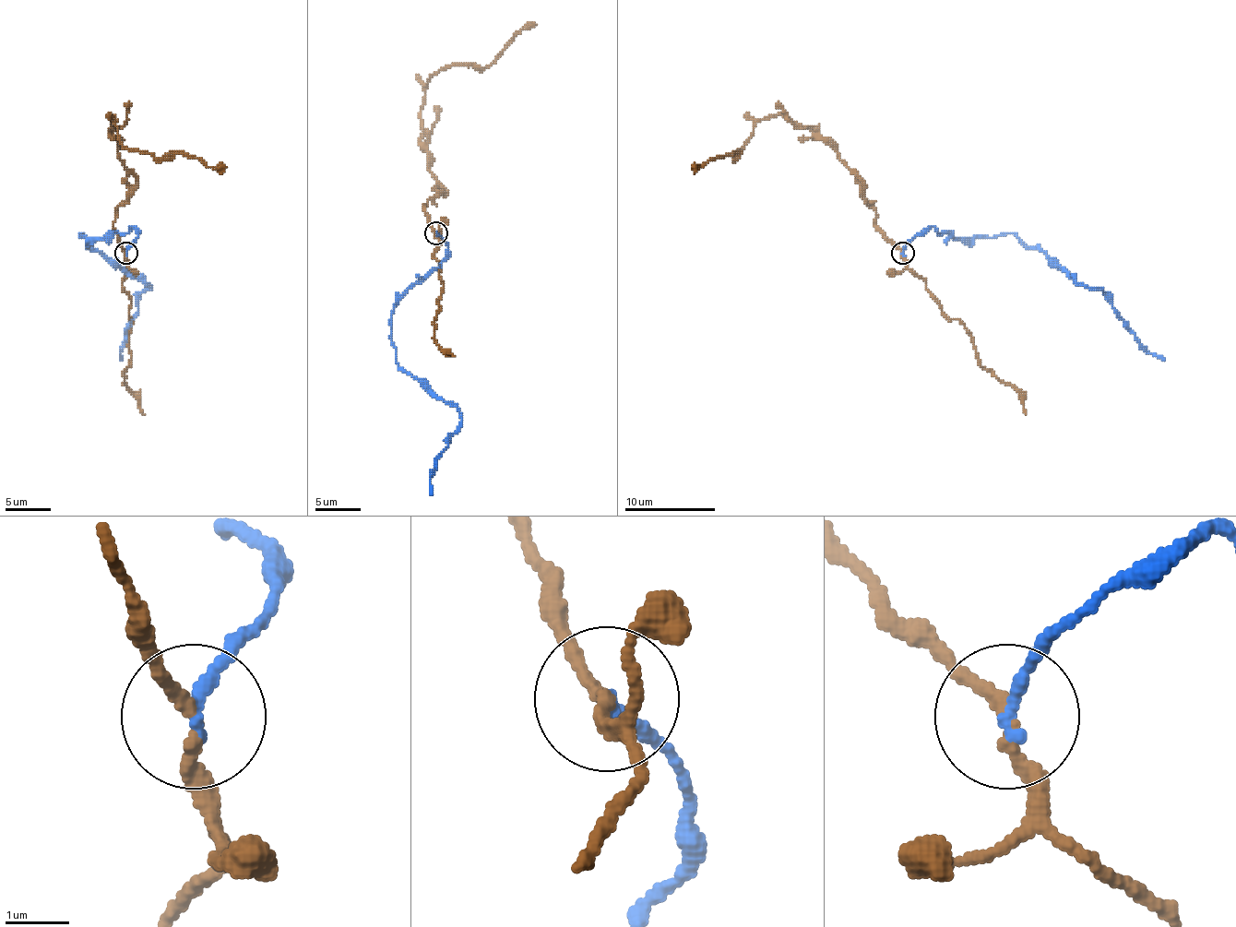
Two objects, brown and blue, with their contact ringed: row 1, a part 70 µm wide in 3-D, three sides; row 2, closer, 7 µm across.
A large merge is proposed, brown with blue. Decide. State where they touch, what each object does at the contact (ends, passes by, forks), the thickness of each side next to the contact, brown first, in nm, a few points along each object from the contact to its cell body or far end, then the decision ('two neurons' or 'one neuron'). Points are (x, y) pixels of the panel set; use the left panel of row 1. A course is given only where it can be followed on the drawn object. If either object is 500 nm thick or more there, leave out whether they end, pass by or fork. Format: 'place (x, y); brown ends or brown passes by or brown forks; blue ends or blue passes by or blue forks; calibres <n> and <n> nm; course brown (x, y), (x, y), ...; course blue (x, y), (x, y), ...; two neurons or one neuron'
place (126, 253); brown passes by; blue ends; calibres 180 and 200 nm; course brown (126, 254), (112, 224), (129, 185), (111, 114), (124, 147), (227, 167); course blue (126, 254), (138, 235), (131, 226), (101, 237), (81, 232), (86, 246), (151, 288), (138, 296), (122, 360); two neurons

